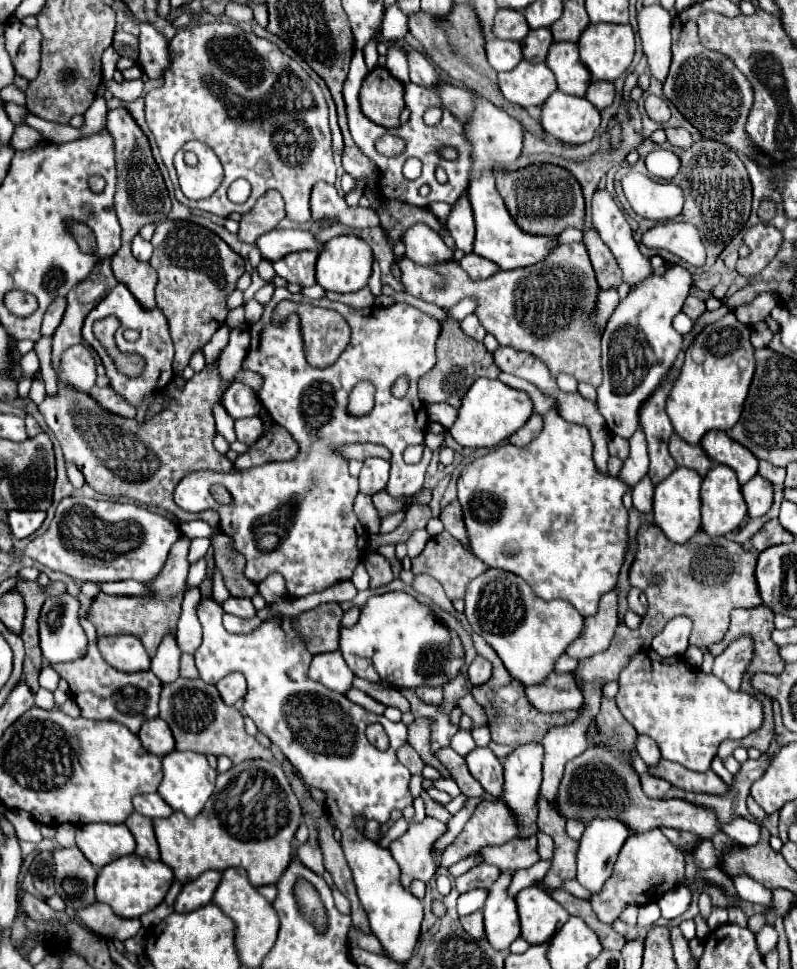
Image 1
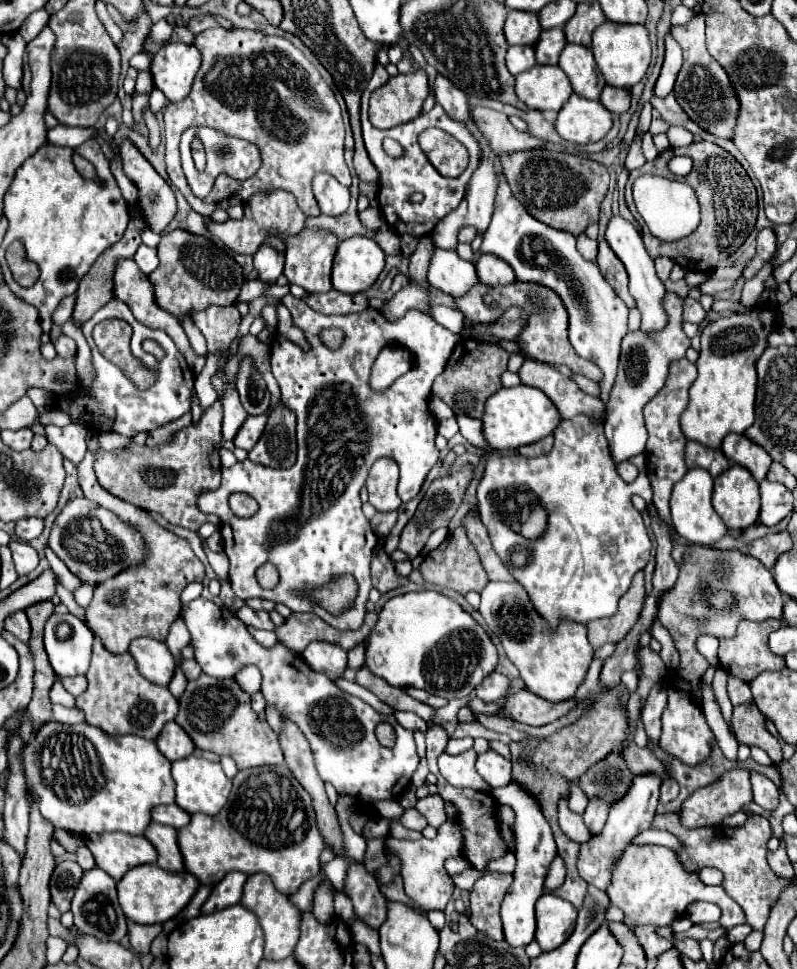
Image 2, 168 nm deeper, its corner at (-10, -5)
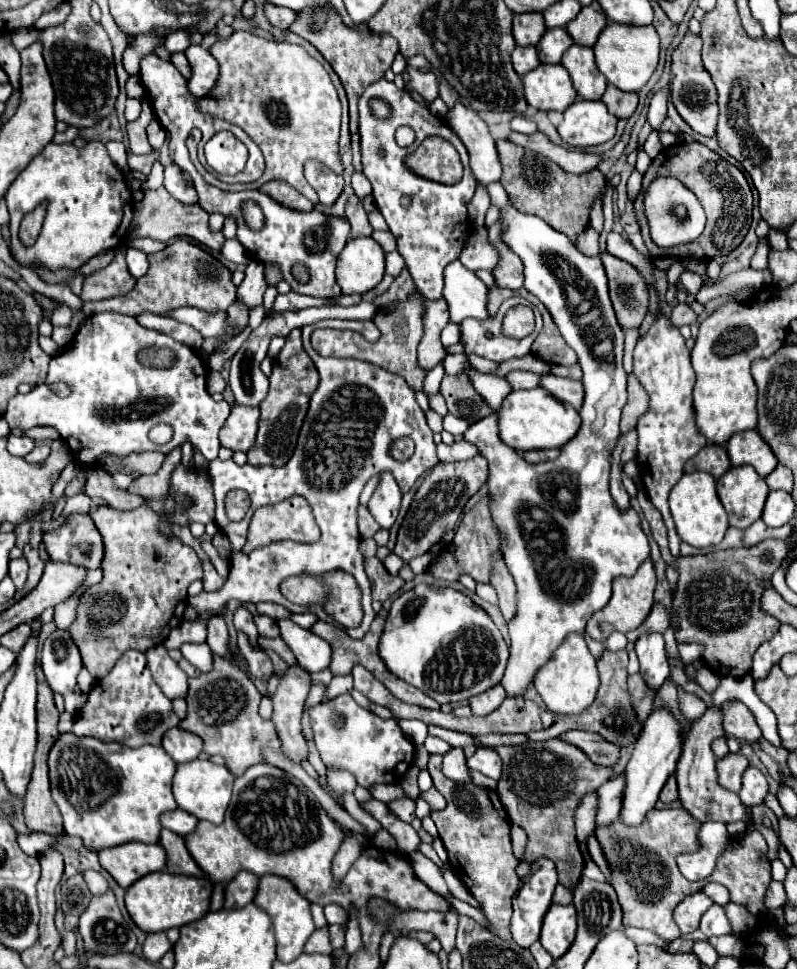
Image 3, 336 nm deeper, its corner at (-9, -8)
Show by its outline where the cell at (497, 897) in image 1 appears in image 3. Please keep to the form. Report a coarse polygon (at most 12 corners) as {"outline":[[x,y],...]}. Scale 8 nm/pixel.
{"outline":[[538,858],[514,896],[512,938],[528,948],[558,884],[556,866]]}

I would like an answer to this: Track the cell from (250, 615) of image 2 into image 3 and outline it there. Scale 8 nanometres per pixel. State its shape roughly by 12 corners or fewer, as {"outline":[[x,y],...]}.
{"outline":[[256,616],[260,636],[278,638],[280,630],[276,620]]}

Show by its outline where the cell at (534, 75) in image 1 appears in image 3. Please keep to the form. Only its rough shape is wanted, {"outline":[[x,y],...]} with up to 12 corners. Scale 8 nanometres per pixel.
{"outline":[[540,64],[522,82],[536,110],[564,112],[578,98],[562,64]]}

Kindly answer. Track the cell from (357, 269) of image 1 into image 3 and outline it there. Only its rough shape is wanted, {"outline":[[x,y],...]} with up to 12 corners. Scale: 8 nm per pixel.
{"outline":[[374,238],[348,240],[338,256],[342,294],[364,294],[384,276]]}

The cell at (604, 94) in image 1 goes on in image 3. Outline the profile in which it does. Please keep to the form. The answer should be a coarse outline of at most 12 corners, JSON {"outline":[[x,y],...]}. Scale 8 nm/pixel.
{"outline":[[608,84],[602,102],[616,118],[630,118],[638,106],[634,92]]}

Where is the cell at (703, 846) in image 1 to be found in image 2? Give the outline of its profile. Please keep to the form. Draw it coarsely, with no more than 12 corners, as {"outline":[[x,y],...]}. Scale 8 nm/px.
{"outline":[[703,867],[699,877],[707,885],[719,885],[723,873],[715,867]]}

